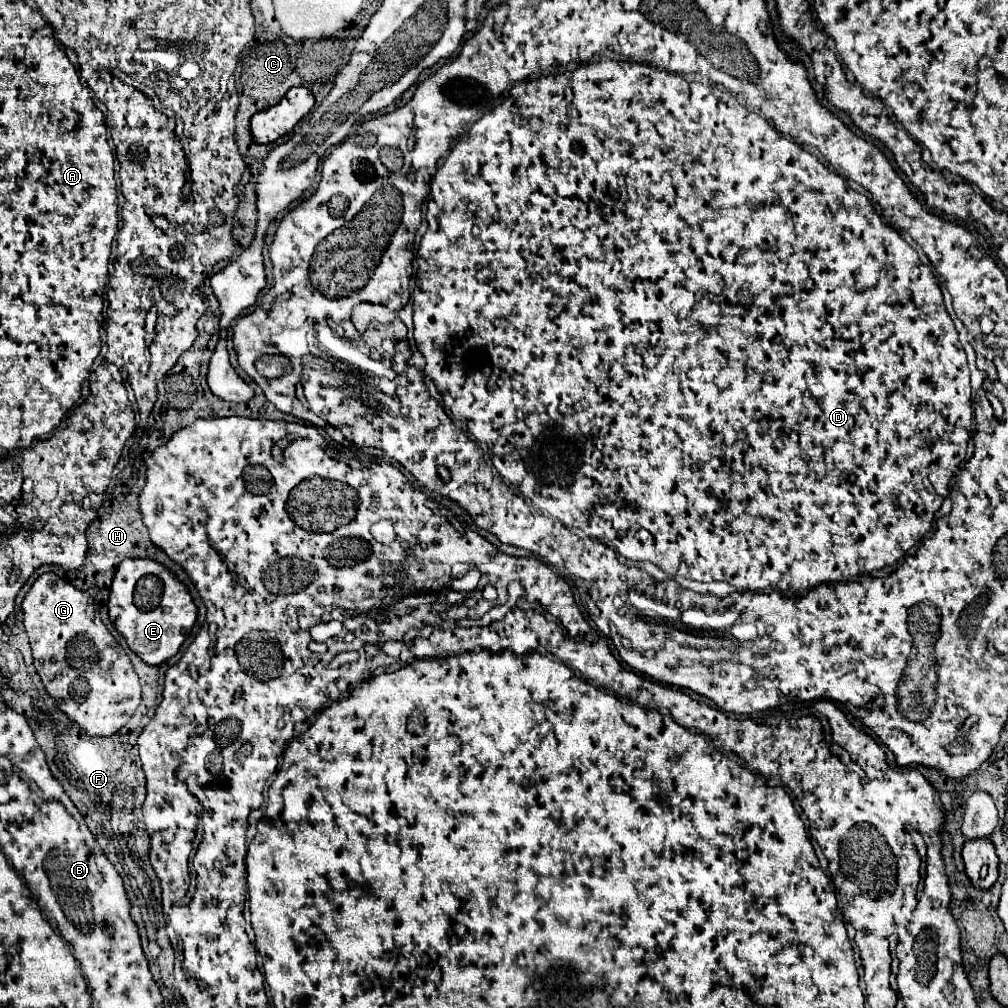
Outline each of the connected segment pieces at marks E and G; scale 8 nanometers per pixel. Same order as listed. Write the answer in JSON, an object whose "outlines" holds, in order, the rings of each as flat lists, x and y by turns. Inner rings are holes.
{"outlines":[[[125,559,115,571,107,605,109,605,109,617,115,623,117,631,127,639,127,645,149,665,161,665,169,657,173,657,197,619,197,607,193,603,189,589,163,563,155,559],[143,575,155,575,159,581,163,581,163,599,151,611,141,611,133,603,135,583]],[[53,571,39,575,23,599,23,625,33,649,35,671,47,693,57,699,59,709,93,737,109,737,117,733,141,703,141,683,129,657,103,625,99,605,93,601,89,591,67,583]]]}

